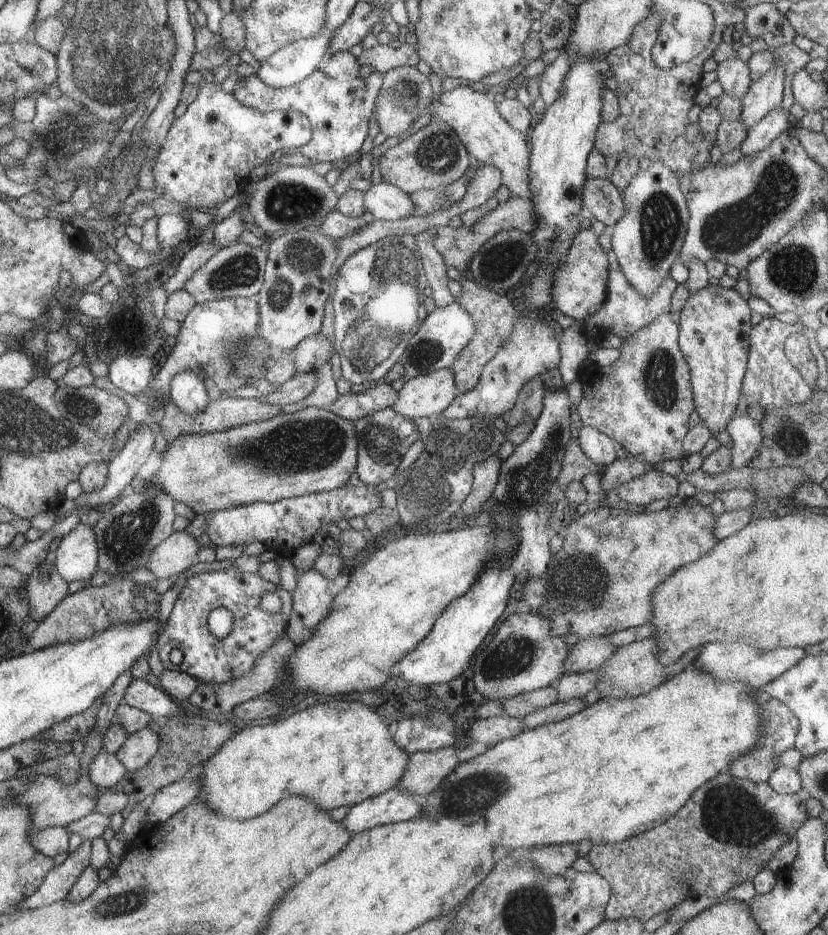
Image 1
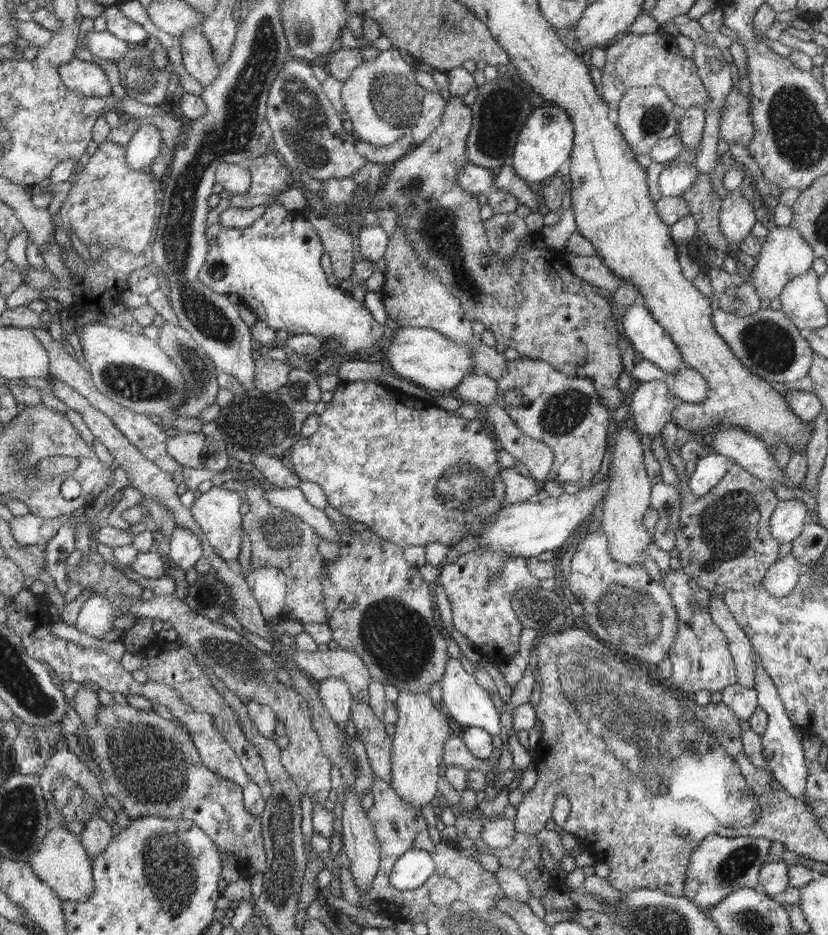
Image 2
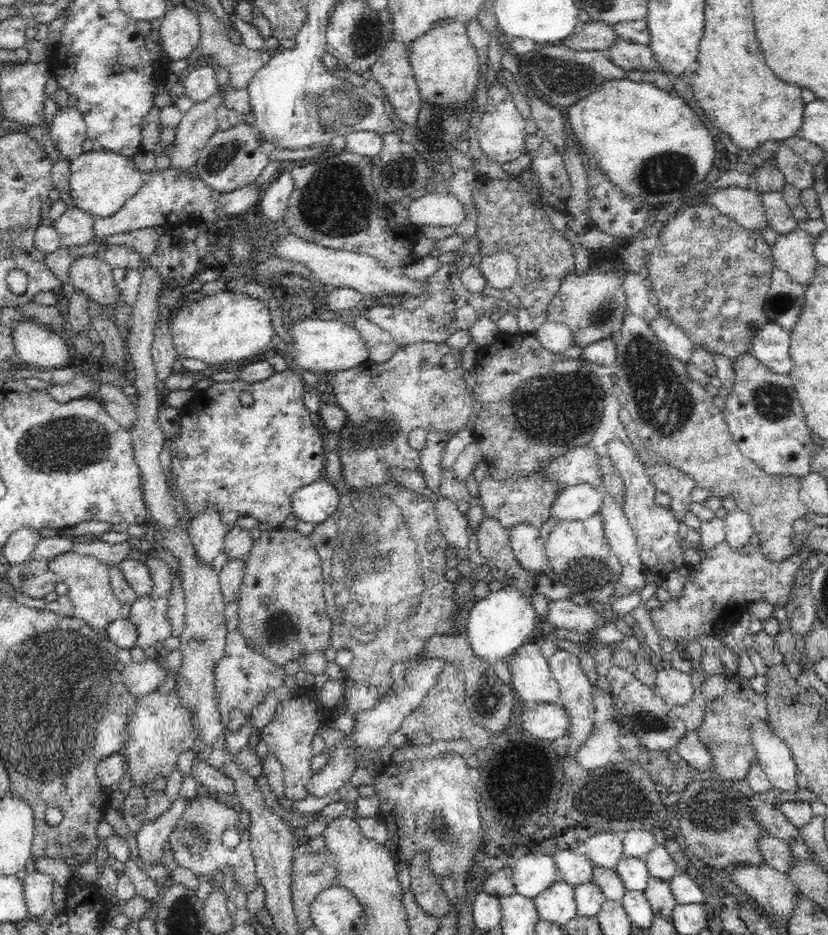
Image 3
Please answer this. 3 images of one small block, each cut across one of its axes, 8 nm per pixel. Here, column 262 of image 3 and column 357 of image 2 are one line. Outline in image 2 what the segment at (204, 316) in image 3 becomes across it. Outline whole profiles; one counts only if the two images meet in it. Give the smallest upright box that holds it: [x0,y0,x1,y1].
[198,151,384,354]

